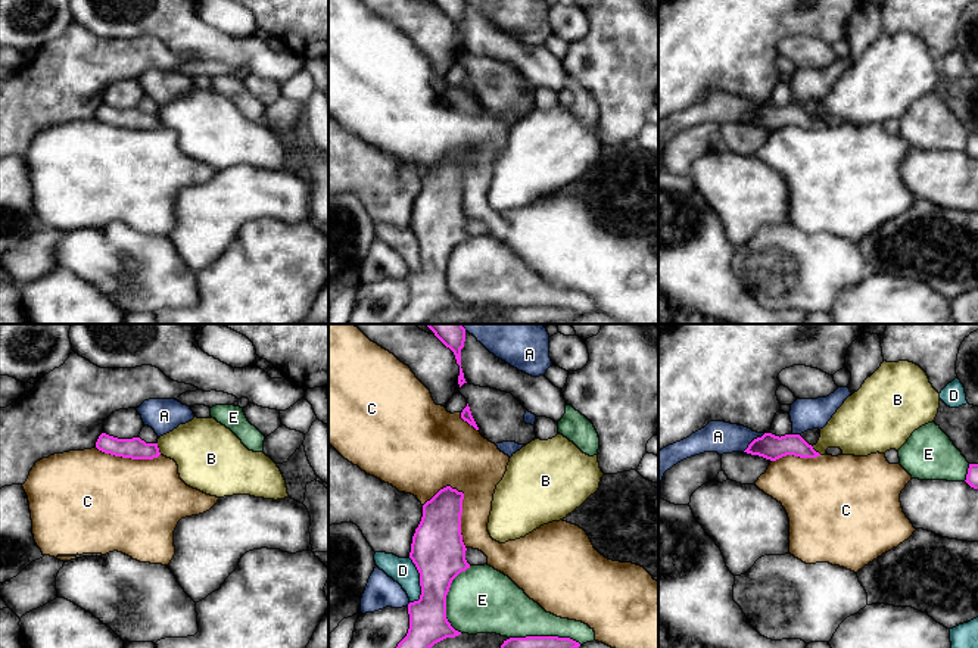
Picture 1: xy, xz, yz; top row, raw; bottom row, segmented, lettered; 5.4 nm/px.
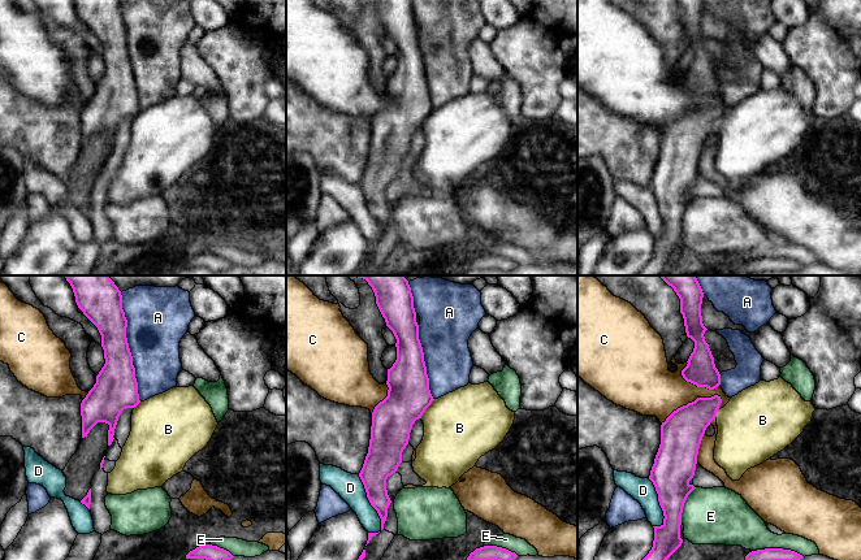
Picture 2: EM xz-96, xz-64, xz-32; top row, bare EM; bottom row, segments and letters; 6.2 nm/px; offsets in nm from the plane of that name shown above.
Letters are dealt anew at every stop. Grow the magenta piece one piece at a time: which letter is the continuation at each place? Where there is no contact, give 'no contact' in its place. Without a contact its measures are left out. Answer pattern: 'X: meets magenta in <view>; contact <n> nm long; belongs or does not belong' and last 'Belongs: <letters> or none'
A: meets magenta in yz; contact 160 nm long; does not belong
B: meets magenta in xy; contact 80 nm long; does not belong
C: meets magenta in xz; contact 360 nm long; does not belong
D: meets magenta in xz; contact 260 nm long; does not belong
E: meets magenta in xz; contact 380 nm long; does not belong
Belongs: none

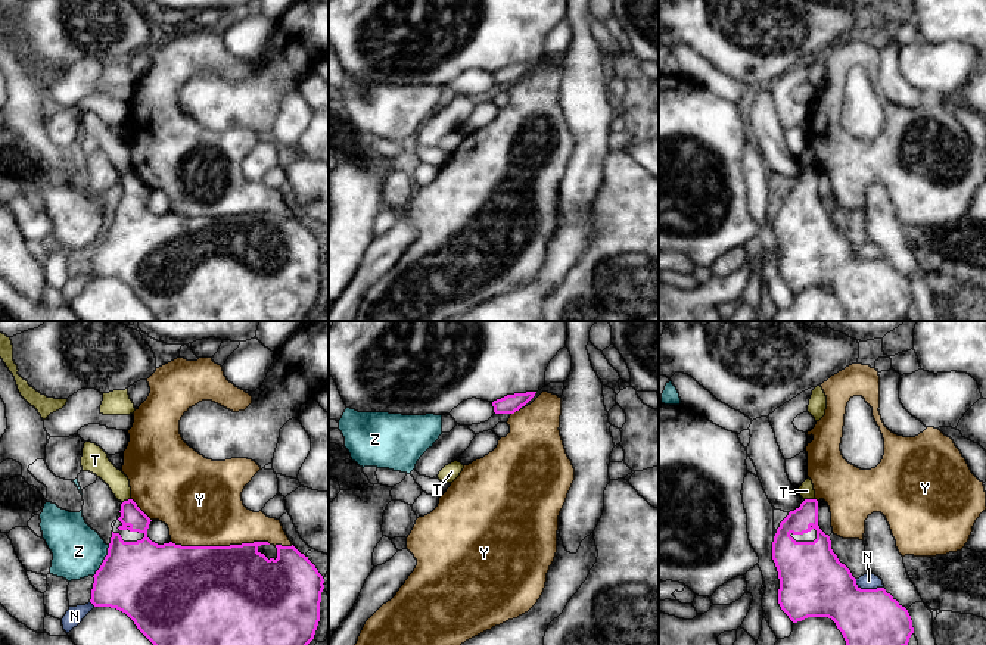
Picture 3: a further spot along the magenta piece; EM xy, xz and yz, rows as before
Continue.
N: meets magenta in yz; contact 170 nm long; does not belong
T: meets magenta in yz; contact 60 nm long; does not belong
Y: meets magenta in xy; contact 550 nm long; does not belong
Z: meets magenta in xy; contact 200 nm long; does not belong
Belongs: none

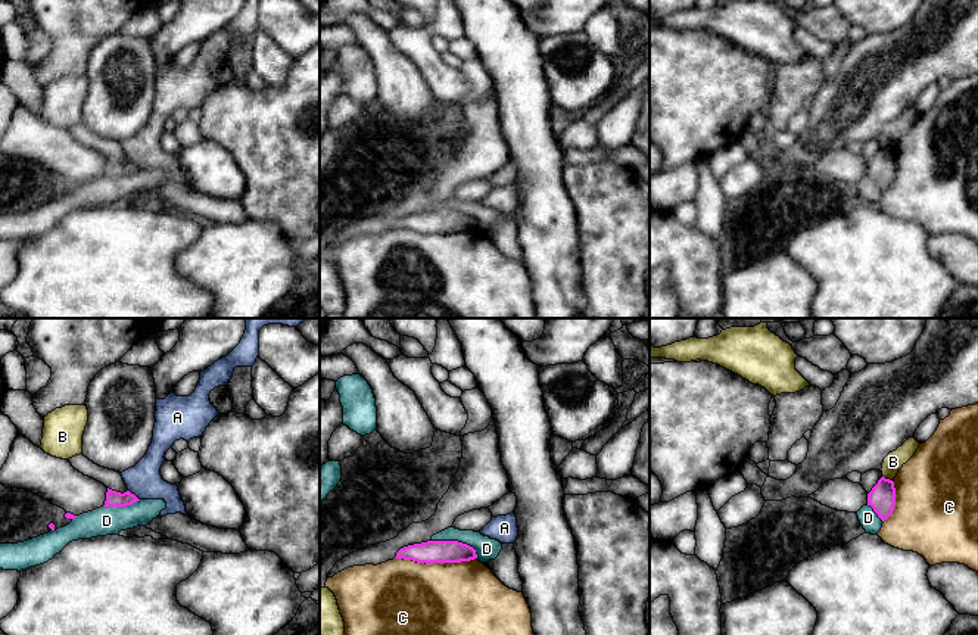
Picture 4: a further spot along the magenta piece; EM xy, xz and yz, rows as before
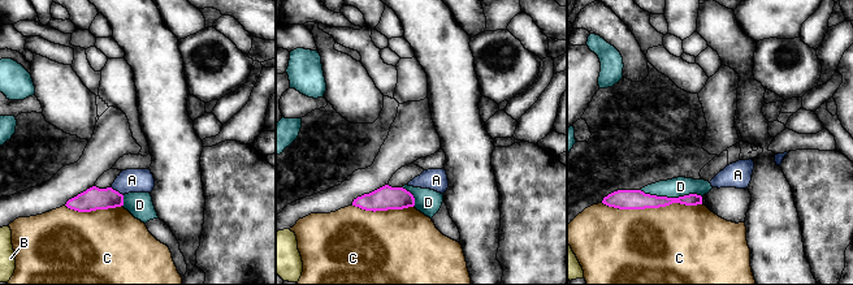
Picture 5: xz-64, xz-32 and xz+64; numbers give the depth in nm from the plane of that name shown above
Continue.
A: meets magenta in xy; contact 90 nm long; does not belong
B: meets magenta in yz; contact 70 nm long; does not belong
C: meets magenta in xz; contact 440 nm long; does not belong
D: meets magenta in xz; contact 280 nm long; does not belong
Belongs: none

